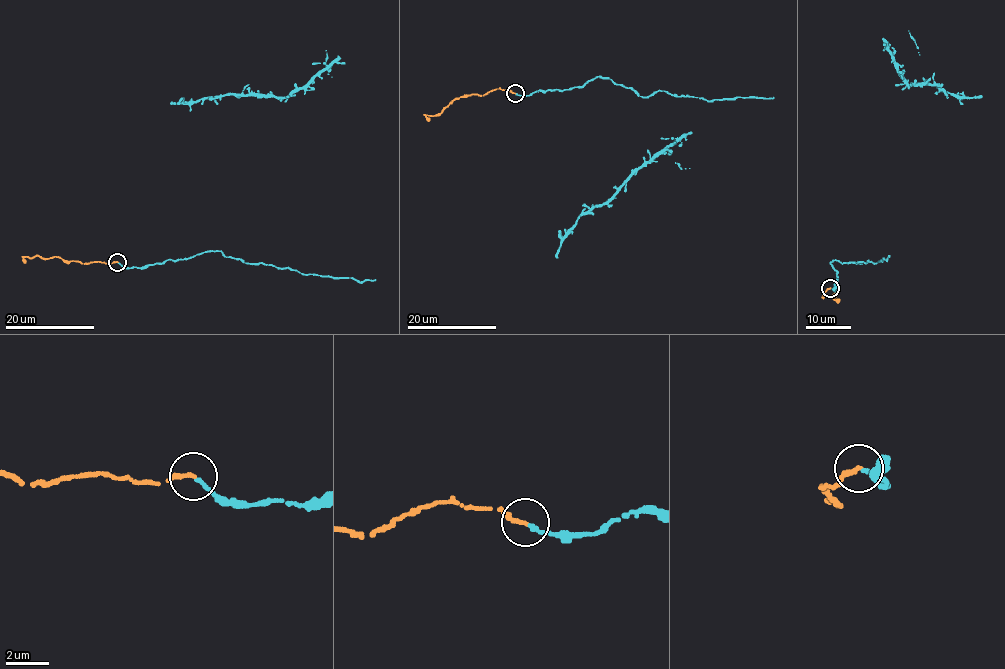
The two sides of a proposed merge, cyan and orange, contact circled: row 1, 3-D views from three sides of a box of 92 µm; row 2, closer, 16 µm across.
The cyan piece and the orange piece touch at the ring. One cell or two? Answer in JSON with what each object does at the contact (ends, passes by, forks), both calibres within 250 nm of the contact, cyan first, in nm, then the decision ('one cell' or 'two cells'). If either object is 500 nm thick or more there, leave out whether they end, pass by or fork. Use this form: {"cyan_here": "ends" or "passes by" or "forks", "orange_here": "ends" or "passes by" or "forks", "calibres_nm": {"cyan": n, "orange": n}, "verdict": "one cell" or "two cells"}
{"cyan_here": "ends", "orange_here": "ends", "calibres_nm": {"cyan": 180, "orange": 240}, "verdict": "one cell"}

